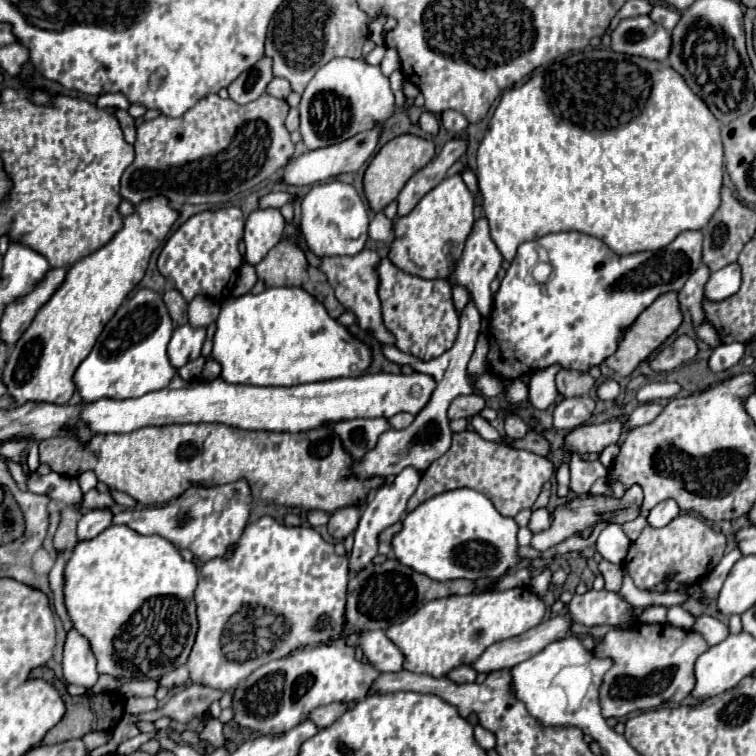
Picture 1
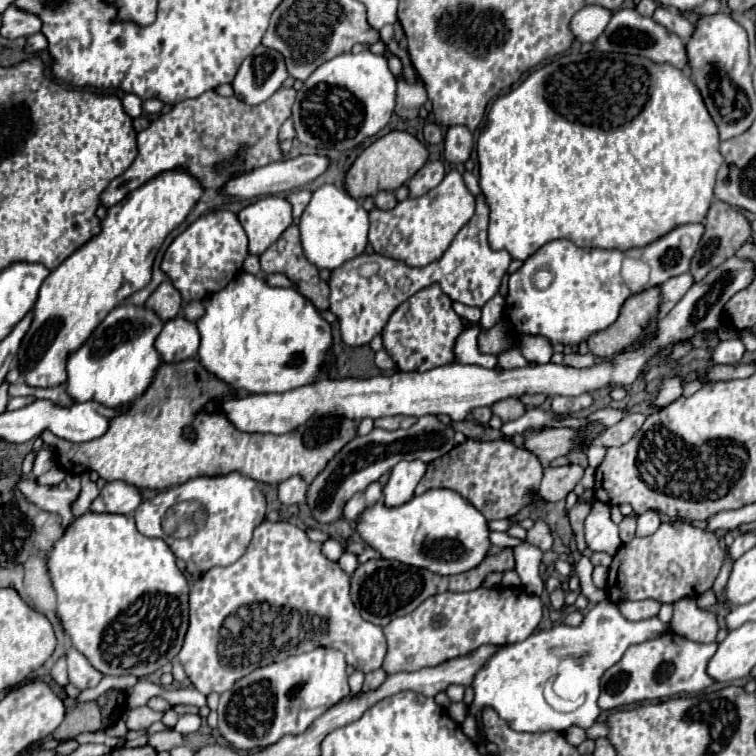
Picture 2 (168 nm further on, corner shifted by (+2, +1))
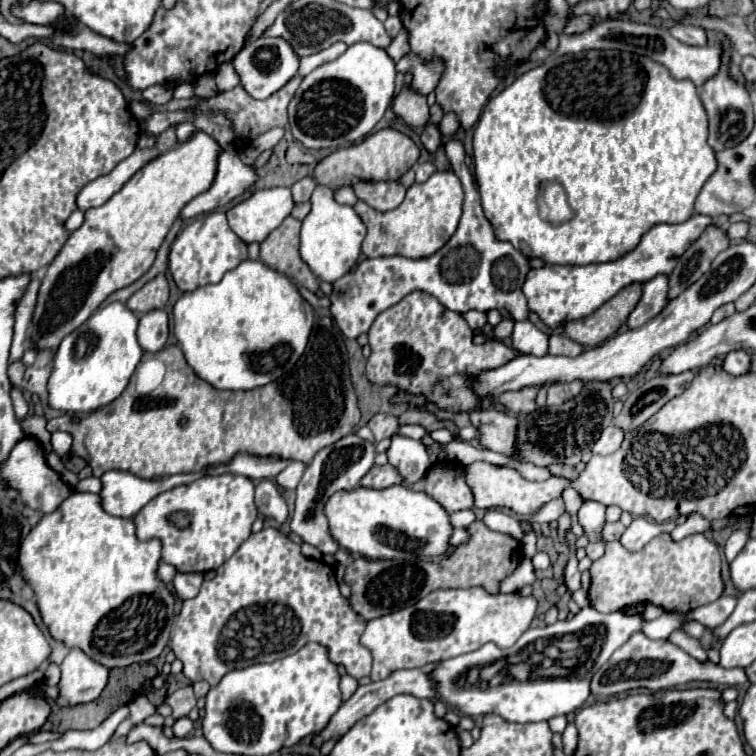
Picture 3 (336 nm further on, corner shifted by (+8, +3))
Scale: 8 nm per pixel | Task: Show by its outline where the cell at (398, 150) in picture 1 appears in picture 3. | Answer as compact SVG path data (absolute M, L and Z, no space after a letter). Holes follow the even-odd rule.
M384 128L378 130L370 136L366 136L360 144L348 146L348 148L340 148L336 152L332 152L330 156L322 158L316 168L314 168L314 180L322 186L328 188L342 188L342 186L350 186L358 180L398 180L406 170L412 168L412 164L418 160L418 146L402 132L394 130L394 128Z

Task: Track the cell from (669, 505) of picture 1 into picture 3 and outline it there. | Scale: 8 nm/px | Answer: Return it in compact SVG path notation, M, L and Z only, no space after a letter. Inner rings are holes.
M636 518L636 520L626 528L626 532L622 534L620 544L622 544L626 550L630 550L630 552L638 552L638 550L644 548L652 538L656 538L658 534L670 532L670 530L672 530L672 524L656 524L656 522L644 520L644 518Z

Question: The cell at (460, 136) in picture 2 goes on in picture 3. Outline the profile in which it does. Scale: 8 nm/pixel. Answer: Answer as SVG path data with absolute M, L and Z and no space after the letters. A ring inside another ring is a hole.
M460 140L446 142L446 154L452 162L454 174L460 178L464 188L464 204L462 204L462 218L458 224L458 230L454 236L434 254L428 258L412 260L404 256L388 256L388 258L372 258L364 260L356 266L356 270L348 272L344 278L340 278L334 284L334 292L330 296L332 300L332 316L342 330L346 338L358 338L362 332L368 332L376 316L390 306L398 304L404 296L408 296L414 290L422 290L432 294L442 306L454 312L488 312L488 310L502 310L506 308L512 316L524 316L528 318L530 310L522 294L522 284L526 280L526 274L530 272L530 258L526 258L520 250L516 250L512 244L498 240L494 234L492 224L482 212L480 206L480 194L476 190L474 178L470 170L464 164L464 146ZM450 252L450 254L448 254ZM448 256L450 256L450 268L448 268ZM476 260L476 262L474 262ZM490 266L492 266L492 278L490 278ZM450 274L450 280L448 280Z

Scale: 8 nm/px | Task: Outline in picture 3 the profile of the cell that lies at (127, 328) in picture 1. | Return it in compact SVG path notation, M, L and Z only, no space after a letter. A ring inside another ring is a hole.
M110 302L98 308L80 328L70 332L54 352L54 370L48 380L50 408L80 414L94 412L116 400L128 386L128 380L144 354L136 340L136 328L138 316L122 302Z

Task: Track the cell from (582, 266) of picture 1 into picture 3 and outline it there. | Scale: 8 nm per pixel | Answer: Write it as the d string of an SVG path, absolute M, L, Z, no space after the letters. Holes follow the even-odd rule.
M694 214L682 224L658 224L654 226L640 244L618 258L616 262L606 264L588 264L588 266L544 266L540 270L530 270L522 286L524 296L528 298L528 308L536 312L548 328L558 328L568 320L578 320L592 314L598 306L610 300L616 292L632 282L648 282L658 274L670 274L678 258L696 242L696 238L712 224L710 216Z

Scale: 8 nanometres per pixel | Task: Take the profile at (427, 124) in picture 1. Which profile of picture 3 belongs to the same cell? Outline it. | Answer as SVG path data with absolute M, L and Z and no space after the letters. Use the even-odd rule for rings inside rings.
M426 124L420 140L422 140L424 148L426 148L430 154L434 154L434 152L442 146L442 134L440 134L440 130L438 130L436 124Z

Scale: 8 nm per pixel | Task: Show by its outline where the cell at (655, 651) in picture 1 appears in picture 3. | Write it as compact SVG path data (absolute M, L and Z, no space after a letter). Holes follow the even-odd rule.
M634 632L614 654L612 658L592 676L592 694L594 696L616 696L620 692L632 690L632 688L648 688L648 690L666 690L674 688L678 684L686 684L692 680L706 680L726 686L738 686L744 684L748 678L744 674L744 668L720 668L712 662L698 662L688 652L684 652L680 646L672 644L670 640L650 640L642 632Z

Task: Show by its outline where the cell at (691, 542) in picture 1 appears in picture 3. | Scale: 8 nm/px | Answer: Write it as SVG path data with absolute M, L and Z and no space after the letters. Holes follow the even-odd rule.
M660 534L640 552L628 552L620 542L608 542L604 556L590 568L590 604L598 612L618 612L630 604L656 604L668 612L690 612L722 596L720 564L718 546L704 534L692 534L680 542L674 542L670 534Z

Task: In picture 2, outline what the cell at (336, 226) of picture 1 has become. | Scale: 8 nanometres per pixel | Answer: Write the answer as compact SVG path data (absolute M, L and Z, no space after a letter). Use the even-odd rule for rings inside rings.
M324 184L312 192L312 200L300 218L300 236L306 258L318 268L334 270L360 256L368 244L368 212L346 190Z

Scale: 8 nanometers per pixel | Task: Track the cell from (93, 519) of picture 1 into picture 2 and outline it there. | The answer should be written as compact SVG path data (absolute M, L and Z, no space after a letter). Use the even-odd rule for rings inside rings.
M108 482L100 496L90 504L90 512L96 514L132 514L142 502L140 490L126 482Z

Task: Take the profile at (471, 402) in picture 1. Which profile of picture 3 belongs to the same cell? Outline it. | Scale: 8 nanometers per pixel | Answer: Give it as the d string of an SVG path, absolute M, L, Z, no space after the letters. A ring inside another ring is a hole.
M496 408L474 410L470 414L472 426L478 430L480 446L512 456L514 454L514 440L516 440L516 426L518 420L510 414L504 414Z

